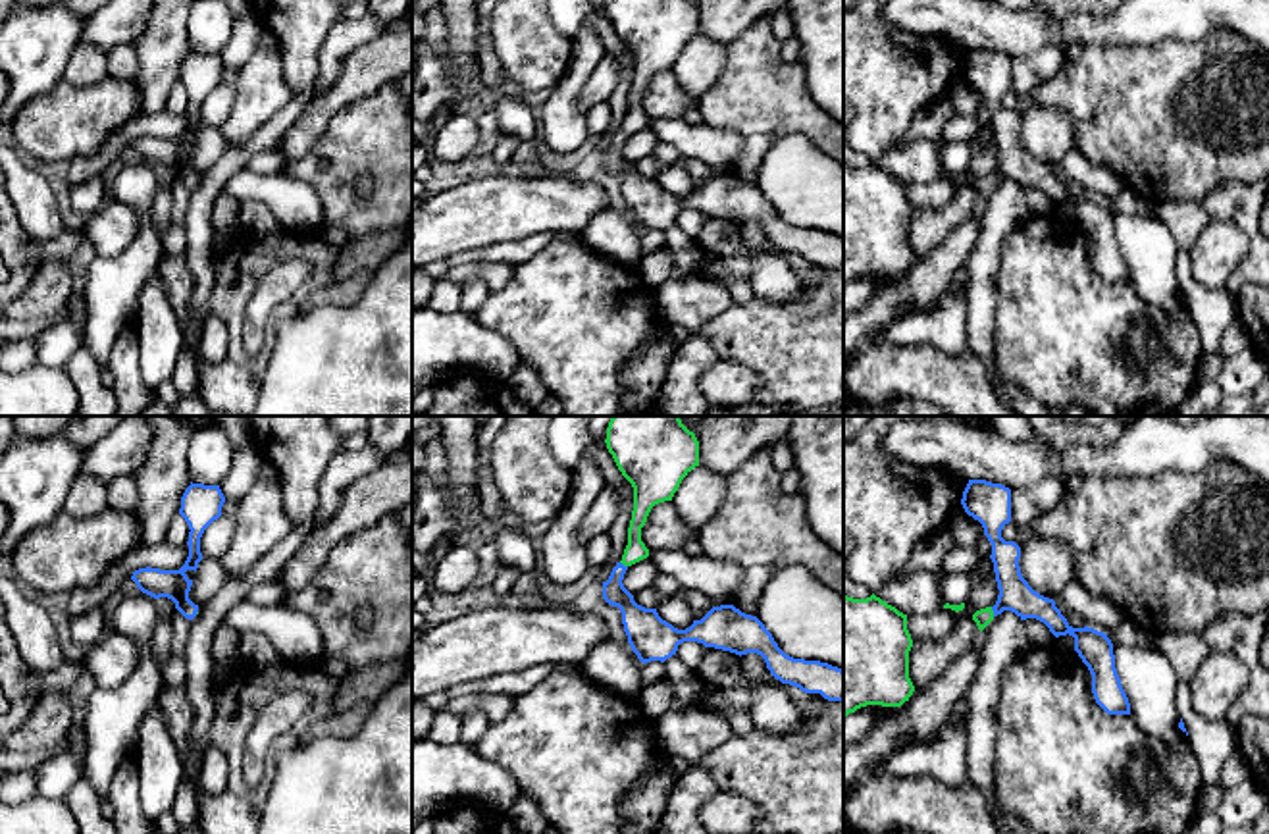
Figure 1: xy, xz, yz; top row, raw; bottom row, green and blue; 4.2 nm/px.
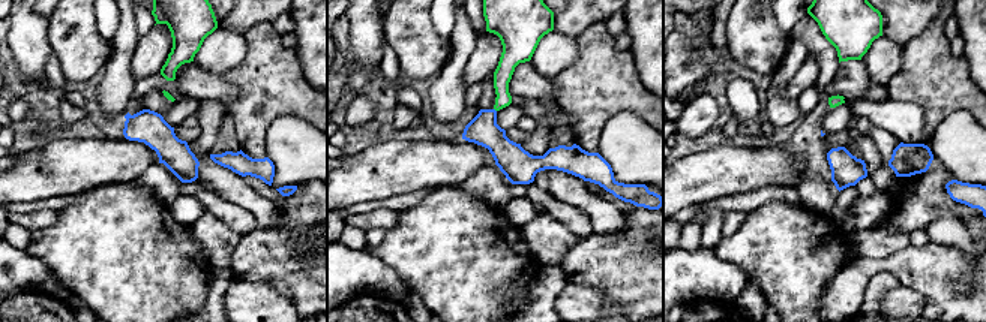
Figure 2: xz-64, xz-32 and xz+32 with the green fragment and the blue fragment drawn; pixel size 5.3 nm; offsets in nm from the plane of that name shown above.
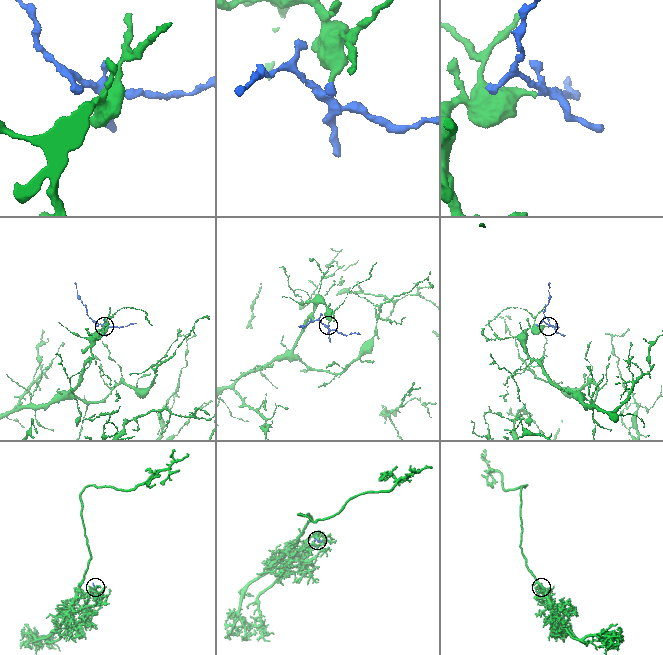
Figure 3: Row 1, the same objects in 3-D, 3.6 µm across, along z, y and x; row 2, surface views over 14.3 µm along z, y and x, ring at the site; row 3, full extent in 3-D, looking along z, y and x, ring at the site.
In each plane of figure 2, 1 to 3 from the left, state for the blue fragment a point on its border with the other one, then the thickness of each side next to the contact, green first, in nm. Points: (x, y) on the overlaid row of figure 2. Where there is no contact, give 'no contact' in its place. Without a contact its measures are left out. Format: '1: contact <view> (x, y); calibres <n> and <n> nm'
1: no contact
2: no contact
3: no contact

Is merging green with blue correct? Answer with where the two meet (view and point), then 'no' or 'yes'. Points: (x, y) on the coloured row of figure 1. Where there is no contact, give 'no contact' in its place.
yz (992, 611) | yes

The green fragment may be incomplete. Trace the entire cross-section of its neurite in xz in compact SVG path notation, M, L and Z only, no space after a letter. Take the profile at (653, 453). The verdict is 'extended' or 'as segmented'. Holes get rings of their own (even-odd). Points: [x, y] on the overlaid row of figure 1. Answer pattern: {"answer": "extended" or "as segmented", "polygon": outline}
{"answer": "extended", "polygon": "M612 416L607 428L607 449L618 470L634 487L634 510L628 528L628 545L607 582L603 599L622 612L628 643L645 665L664 663L684 641L736 655L757 653L770 674L782 684L805 693L820 693L828 701L843 701L843 670L820 661L786 655L764 624L734 605L712 607L701 620L678 630L662 620L657 609L645 609L624 587L626 570L647 559L641 528L651 508L672 501L682 480L699 466L699 441L680 416Z"}

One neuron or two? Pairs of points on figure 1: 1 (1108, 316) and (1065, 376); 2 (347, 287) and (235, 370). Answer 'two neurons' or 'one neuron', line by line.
1: one neuron
2: two neurons

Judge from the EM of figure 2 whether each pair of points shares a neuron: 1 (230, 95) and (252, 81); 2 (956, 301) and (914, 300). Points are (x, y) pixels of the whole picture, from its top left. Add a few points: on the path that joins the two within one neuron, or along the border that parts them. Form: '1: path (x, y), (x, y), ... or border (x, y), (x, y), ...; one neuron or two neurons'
1: border (222, 75), (236, 92), (236, 96), (227, 105); two neurons
2: border (901, 283), (916, 289), (923, 297), (925, 306); two neurons

